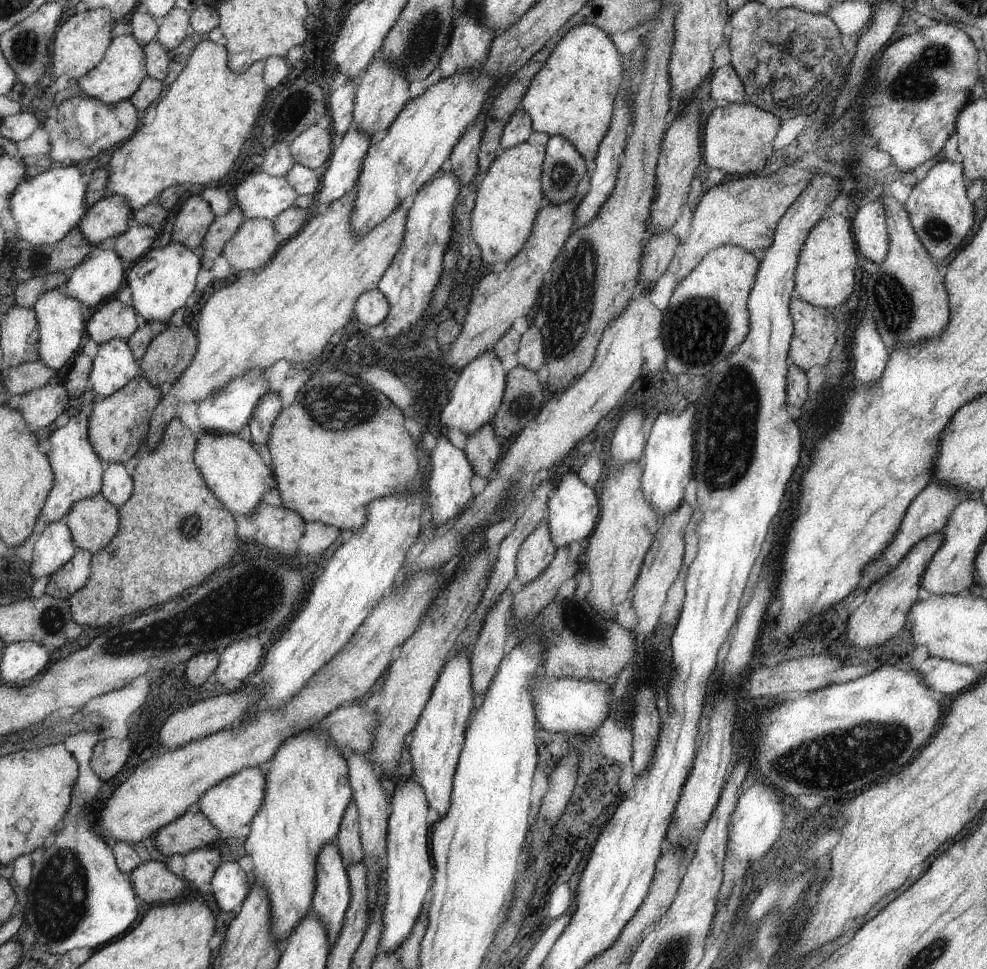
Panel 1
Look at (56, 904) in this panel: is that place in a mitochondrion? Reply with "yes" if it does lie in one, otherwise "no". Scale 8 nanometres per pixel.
yes

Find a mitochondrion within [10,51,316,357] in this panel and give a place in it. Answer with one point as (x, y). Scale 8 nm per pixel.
(38, 260)

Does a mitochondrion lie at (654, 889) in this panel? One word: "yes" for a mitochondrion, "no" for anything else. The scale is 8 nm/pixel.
no

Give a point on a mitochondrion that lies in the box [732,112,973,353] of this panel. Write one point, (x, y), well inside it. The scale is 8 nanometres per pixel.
(893, 300)

